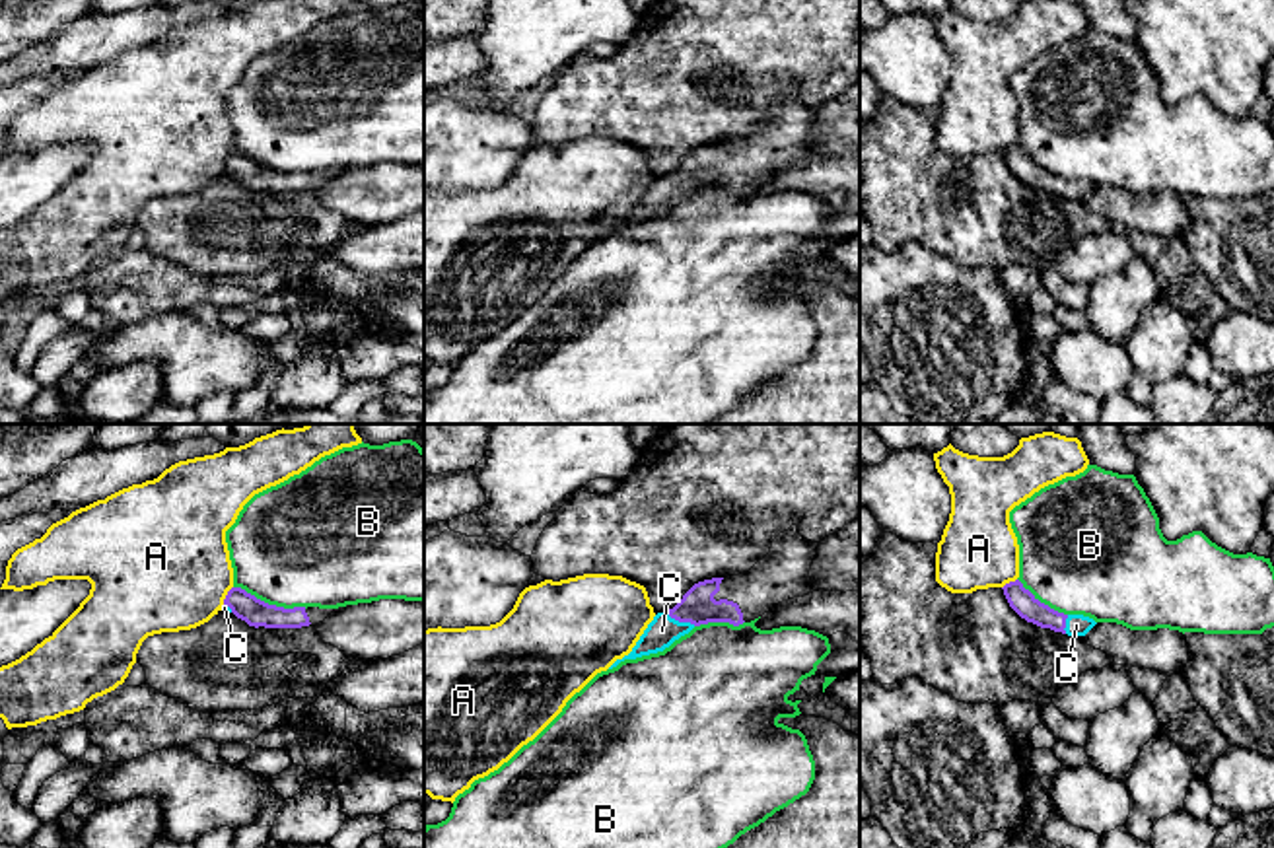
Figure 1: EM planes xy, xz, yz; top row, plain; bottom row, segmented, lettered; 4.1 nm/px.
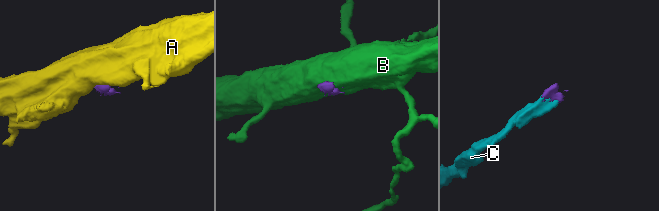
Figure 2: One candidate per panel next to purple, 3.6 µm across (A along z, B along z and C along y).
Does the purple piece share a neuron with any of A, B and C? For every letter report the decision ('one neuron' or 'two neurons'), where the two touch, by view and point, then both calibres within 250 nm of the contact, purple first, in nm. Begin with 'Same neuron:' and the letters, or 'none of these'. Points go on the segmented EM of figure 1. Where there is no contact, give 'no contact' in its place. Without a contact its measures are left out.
Same neuron: C
A: two neurons; contact xy (226, 596); calibres 110 and 480 nm
B: two neurons; contact xy (271, 605); calibres 110 and 480 nm
C: one neuron; contact xz (681, 621); calibres 140 and 120 nm

